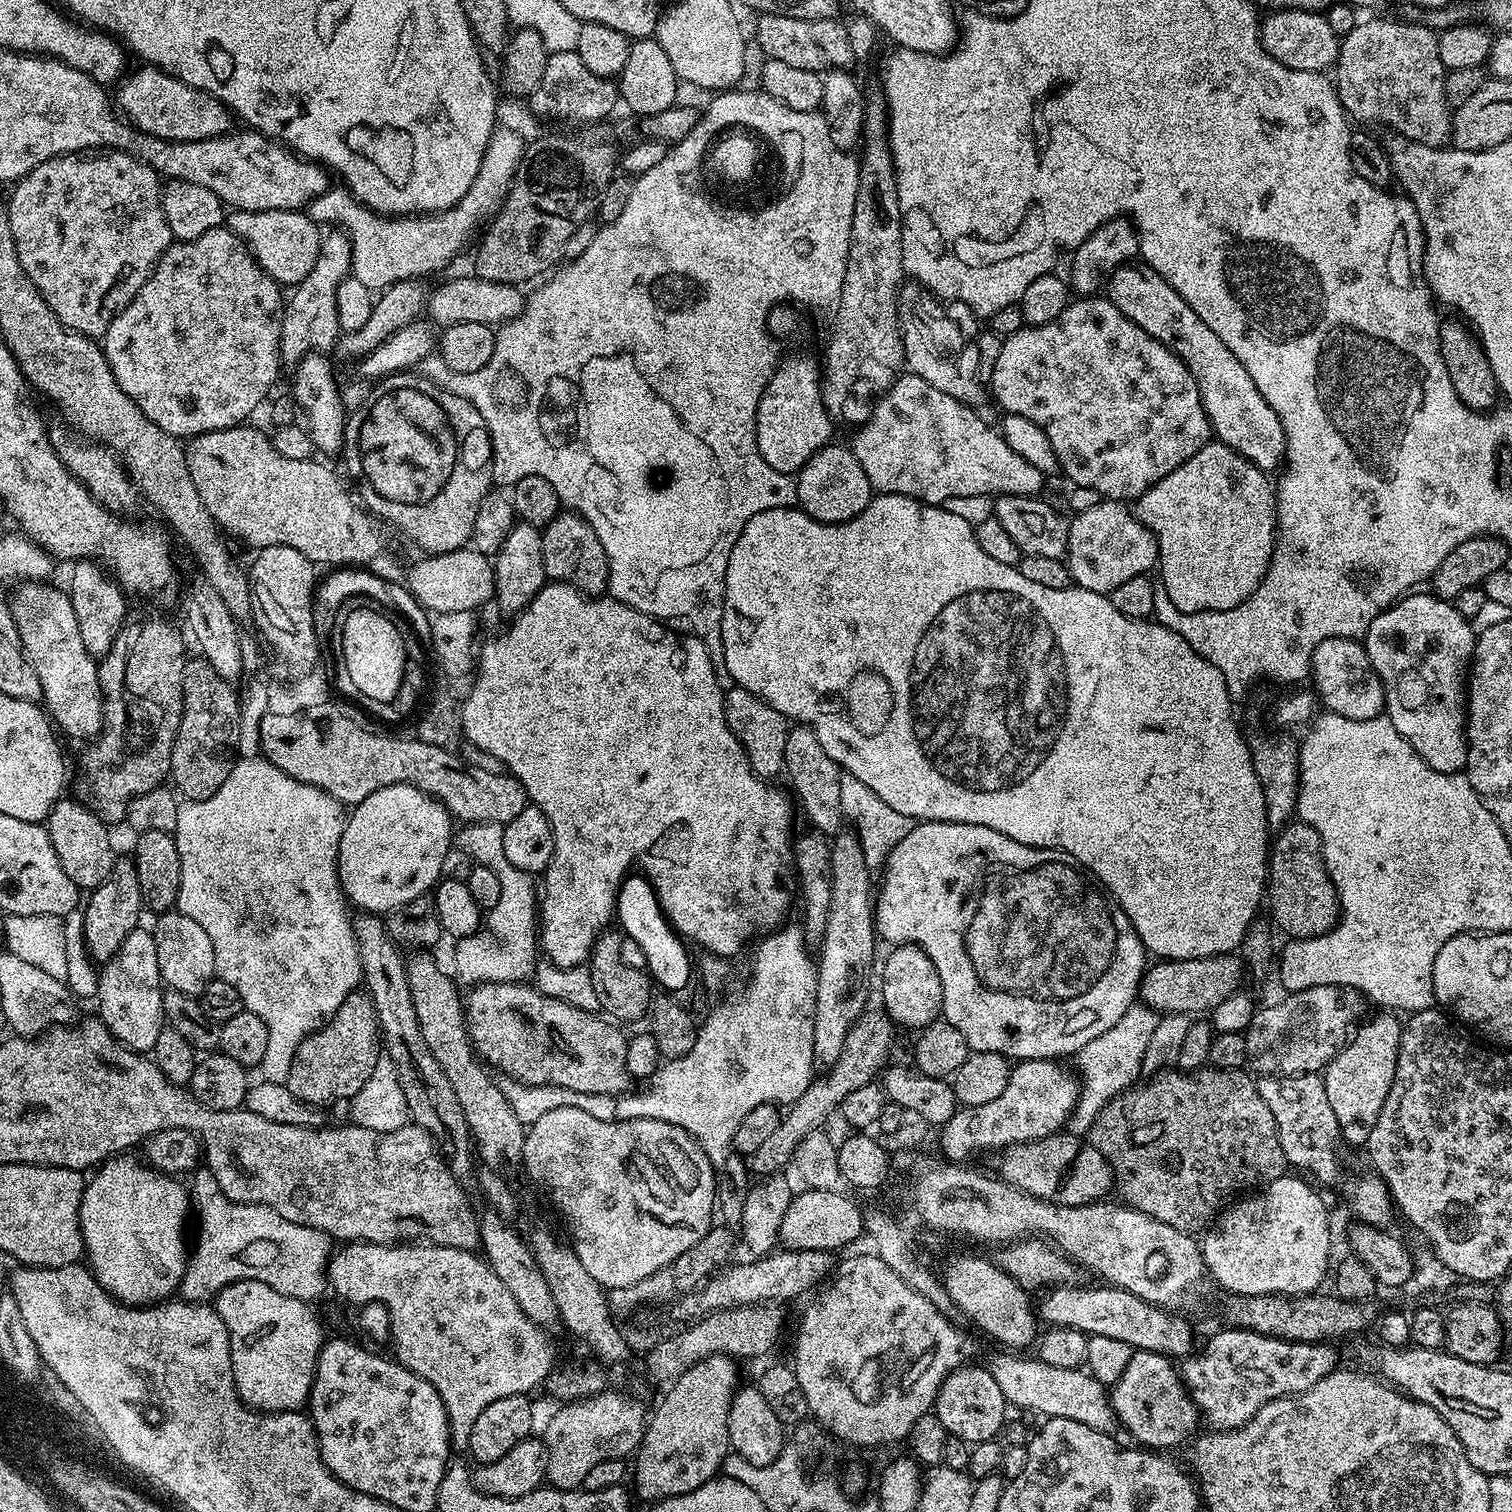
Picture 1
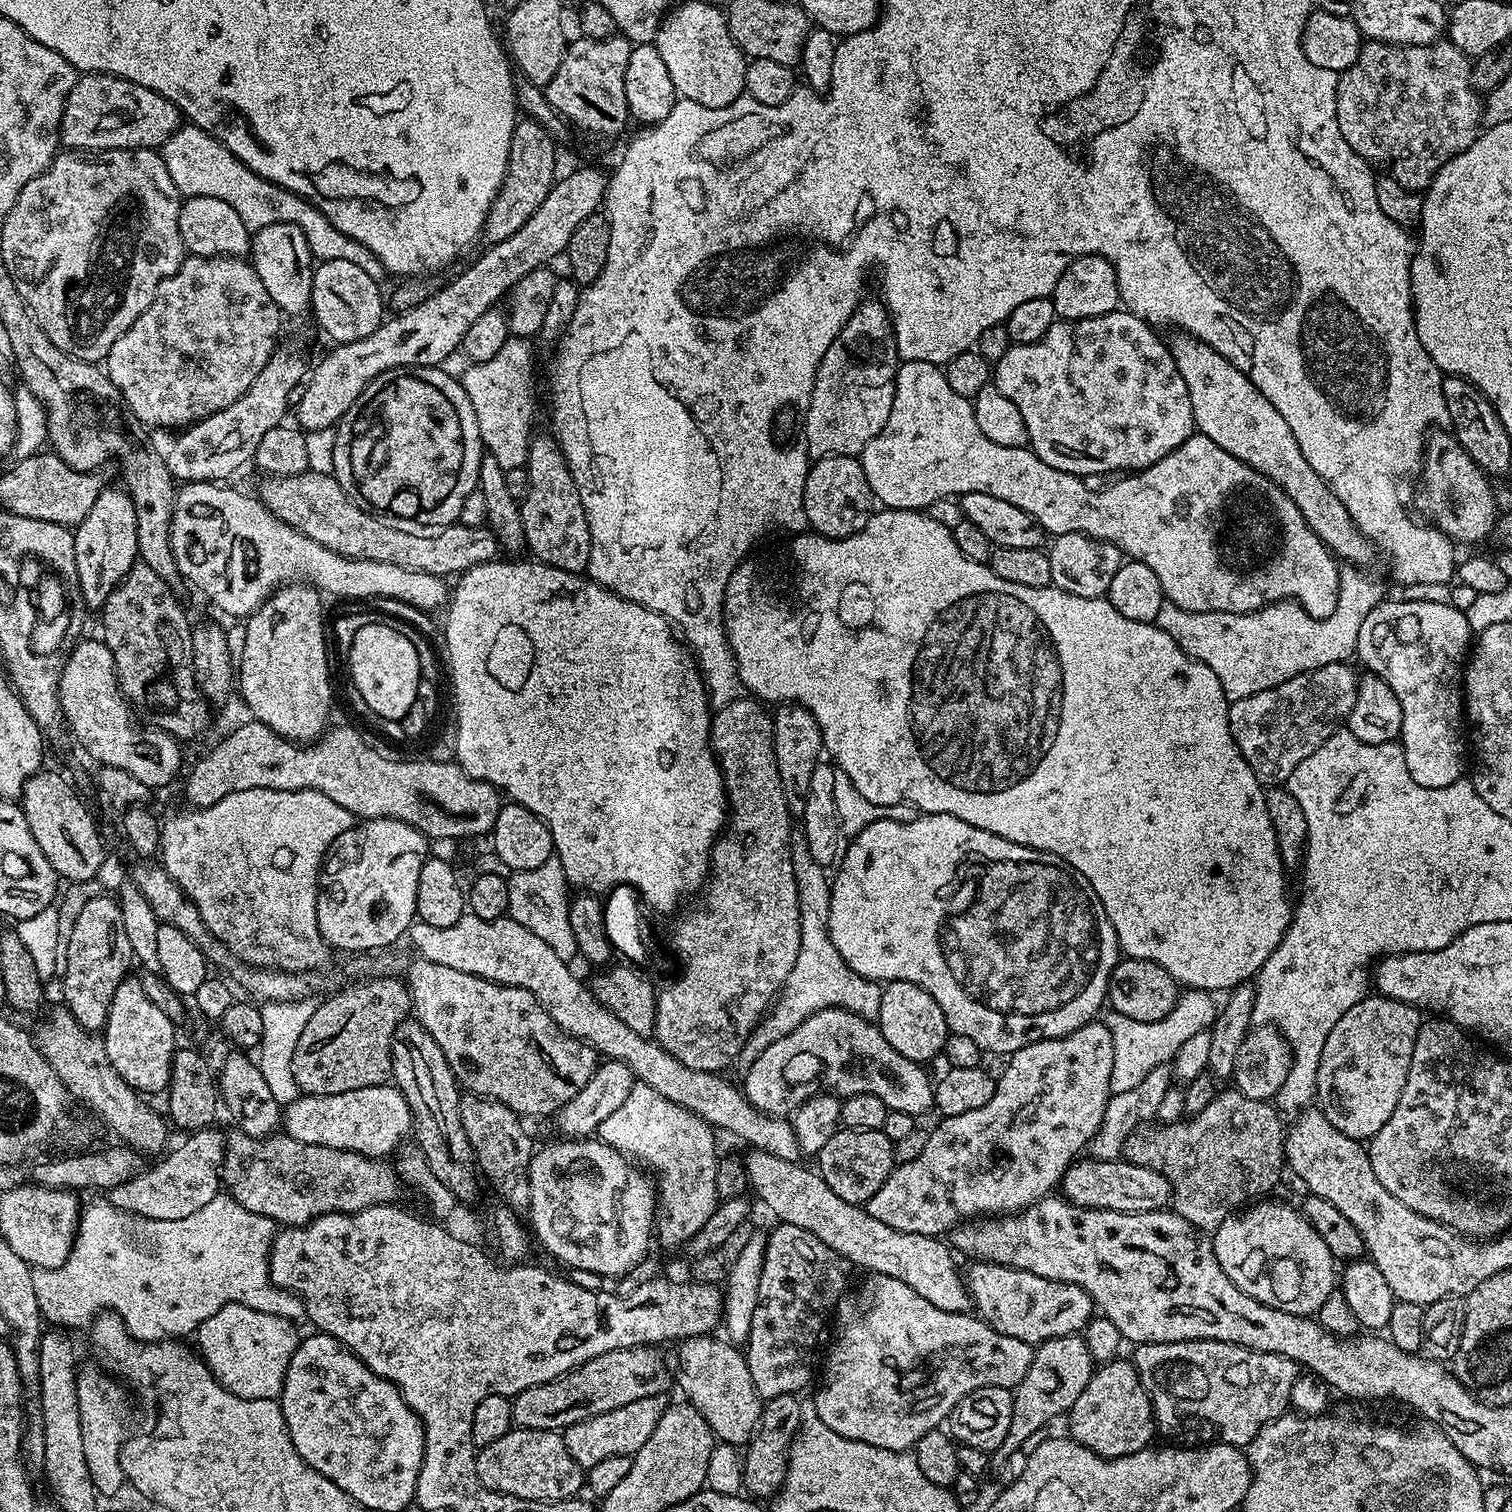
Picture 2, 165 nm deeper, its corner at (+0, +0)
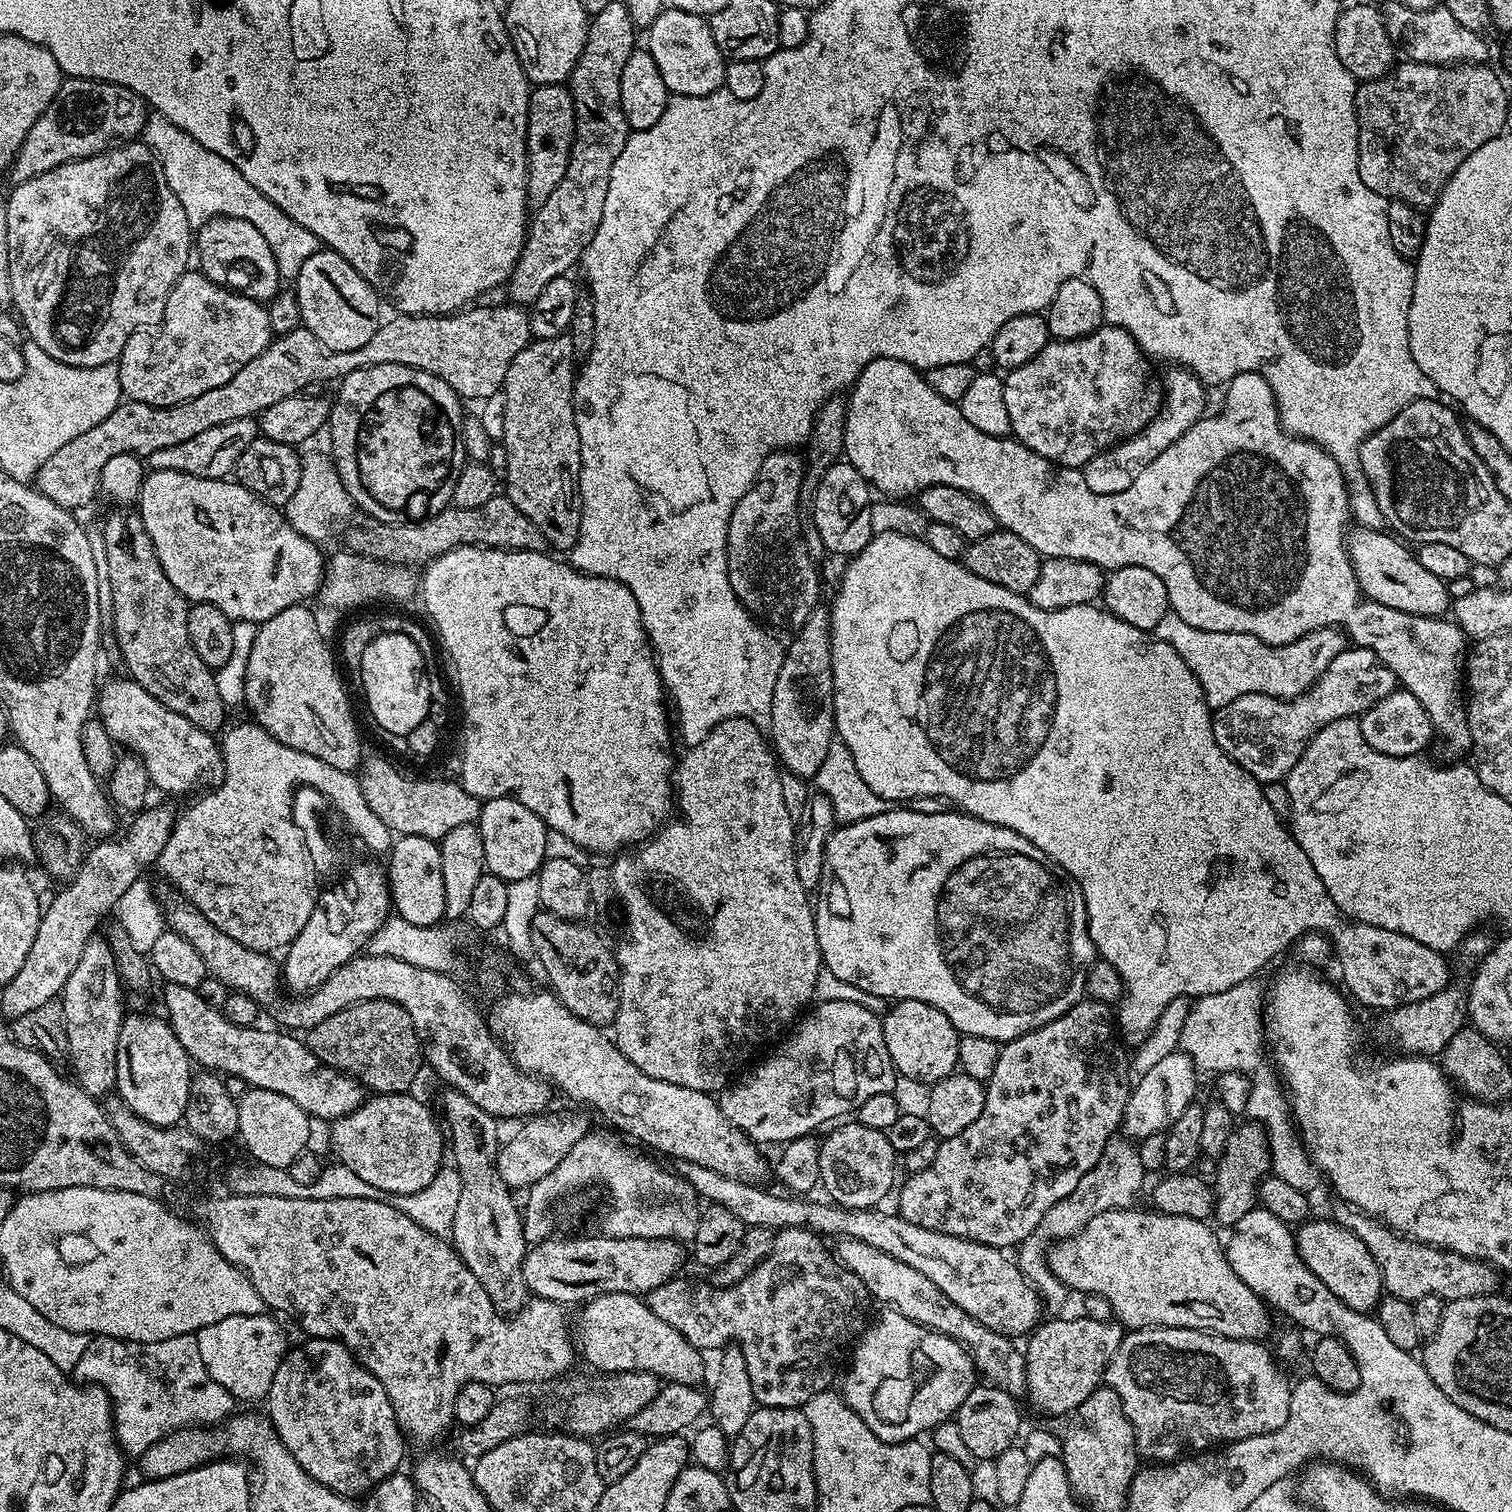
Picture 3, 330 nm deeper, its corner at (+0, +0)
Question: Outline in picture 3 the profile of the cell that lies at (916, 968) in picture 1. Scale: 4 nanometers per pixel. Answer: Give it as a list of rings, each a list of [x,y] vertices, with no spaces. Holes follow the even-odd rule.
[[[897,1000],[884,1013],[882,1023],[886,1050],[890,1050],[892,1065],[903,1079],[905,1076],[923,1086],[931,1086],[957,1071],[962,1036],[942,1010],[917,1000]]]

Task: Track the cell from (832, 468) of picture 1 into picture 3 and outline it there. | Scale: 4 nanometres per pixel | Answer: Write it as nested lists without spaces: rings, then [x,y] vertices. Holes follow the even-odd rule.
[[[844,463],[832,464],[826,474],[822,474],[813,498],[813,518],[827,551],[832,554],[837,552],[843,558],[851,558],[863,550],[873,538],[870,510],[874,503],[874,492],[857,465],[855,468],[852,464]]]

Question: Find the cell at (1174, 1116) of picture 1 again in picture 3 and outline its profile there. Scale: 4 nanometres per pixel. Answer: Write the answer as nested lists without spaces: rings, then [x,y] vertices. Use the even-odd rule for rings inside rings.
[[[1255,1122],[1248,1124],[1237,1123],[1233,1127],[1230,1138],[1224,1147],[1224,1153],[1218,1157],[1220,1164],[1216,1168],[1216,1180],[1214,1179],[1214,1191],[1216,1194],[1215,1219],[1220,1219],[1227,1226],[1235,1226],[1257,1203],[1260,1191],[1260,1182],[1265,1176],[1269,1175],[1272,1166],[1272,1149],[1268,1146],[1268,1134]]]

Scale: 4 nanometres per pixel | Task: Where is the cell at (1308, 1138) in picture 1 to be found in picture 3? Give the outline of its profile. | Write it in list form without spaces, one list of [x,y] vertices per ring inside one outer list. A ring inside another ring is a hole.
[[[1340,1206],[1334,1213],[1334,1219],[1337,1224],[1350,1229],[1360,1239],[1362,1246],[1370,1250],[1380,1271],[1383,1291],[1389,1296],[1411,1301],[1436,1296],[1447,1302],[1458,1298],[1490,1296],[1501,1291],[1501,1273],[1482,1260],[1471,1260],[1457,1252],[1447,1252],[1444,1248],[1434,1248],[1418,1240],[1405,1238],[1376,1217],[1365,1216],[1351,1206]]]

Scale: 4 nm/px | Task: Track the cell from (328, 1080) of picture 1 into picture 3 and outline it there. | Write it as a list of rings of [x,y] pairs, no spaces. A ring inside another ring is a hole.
[[[363,1000],[307,1029],[306,1045],[326,1067],[359,1081],[376,1094],[404,1094],[422,1068],[420,1039],[410,1014],[389,1000]]]

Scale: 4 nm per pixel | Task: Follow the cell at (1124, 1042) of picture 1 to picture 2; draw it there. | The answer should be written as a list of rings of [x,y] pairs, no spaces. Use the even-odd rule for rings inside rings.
[[[1187,989],[1183,991],[1174,1006],[1162,1020],[1144,1023],[1118,1012],[1111,1011],[1106,1023],[1112,1030],[1114,1042],[1114,1070],[1110,1082],[1114,1094],[1132,1090],[1146,1078],[1156,1065],[1169,1063],[1183,1043],[1192,1035],[1209,1031],[1216,1020],[1218,1004],[1215,997],[1204,989]]]

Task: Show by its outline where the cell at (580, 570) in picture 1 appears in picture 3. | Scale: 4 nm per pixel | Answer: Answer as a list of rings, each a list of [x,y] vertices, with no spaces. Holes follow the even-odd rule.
[[[561,334],[545,340],[533,339],[510,362],[502,395],[504,397],[504,438],[506,450],[506,470],[508,475],[506,495],[548,540],[549,549],[560,554],[571,553],[572,547],[580,537],[580,439],[576,415],[572,409],[572,390],[574,387],[574,365],[578,357],[574,342],[568,334]]]

